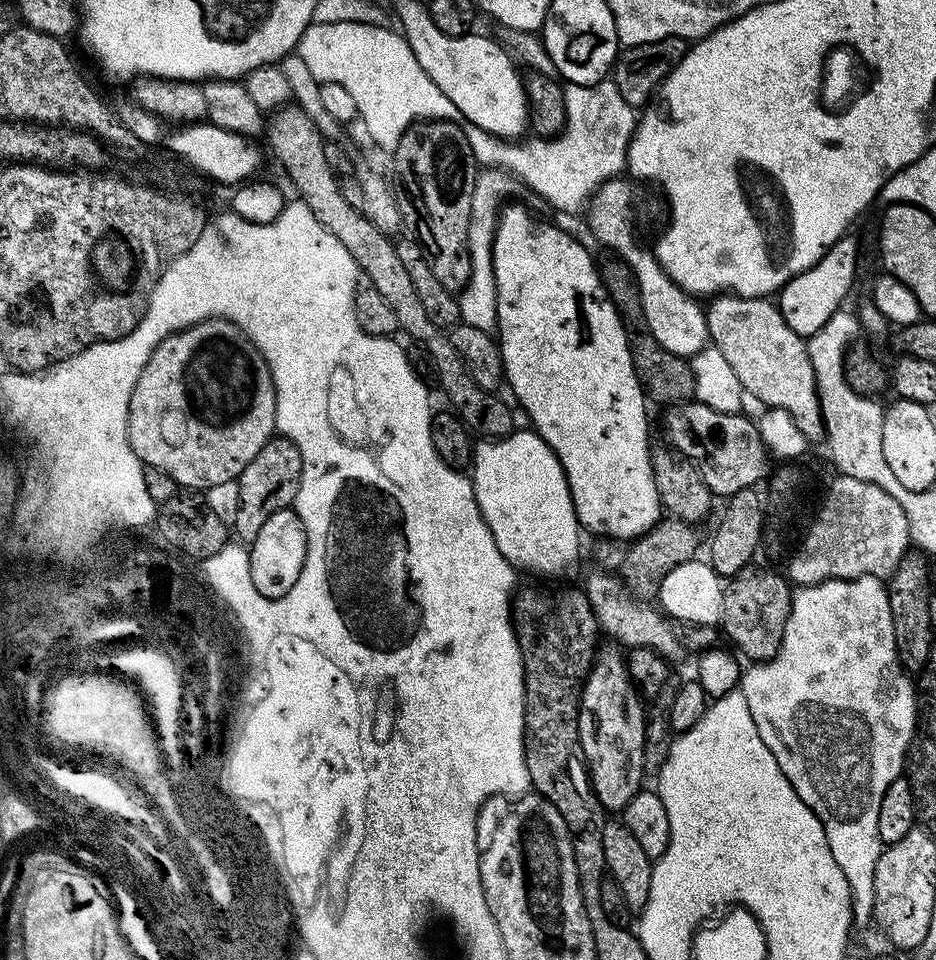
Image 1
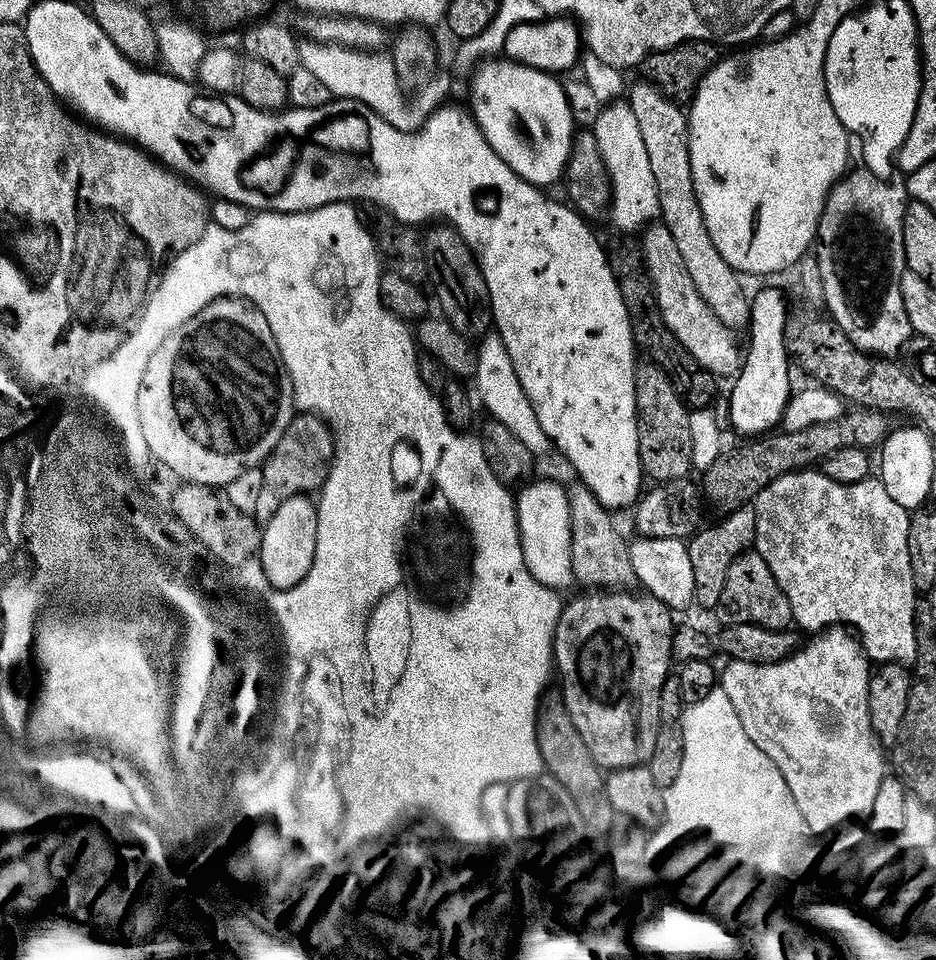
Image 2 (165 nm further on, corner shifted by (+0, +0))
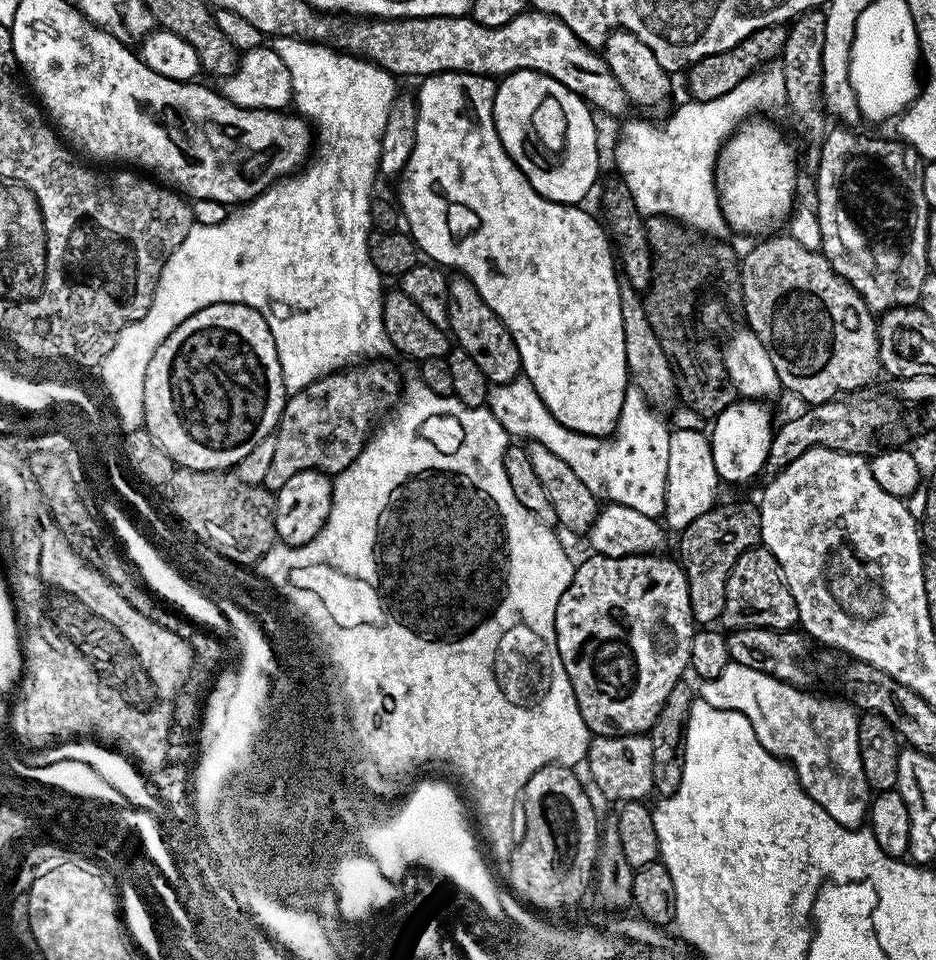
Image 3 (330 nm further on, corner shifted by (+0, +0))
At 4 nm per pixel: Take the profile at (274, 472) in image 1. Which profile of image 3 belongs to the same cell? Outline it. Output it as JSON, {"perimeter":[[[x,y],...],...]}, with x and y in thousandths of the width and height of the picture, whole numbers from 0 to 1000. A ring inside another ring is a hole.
{"perimeter":[[[399,373],[377,379],[351,392],[341,392],[322,408],[311,409],[303,418],[303,430],[295,443],[293,478],[288,480],[282,507],[294,515],[314,494],[323,494],[323,490],[351,494],[370,490],[389,468],[395,448],[403,445],[402,433],[413,434],[425,420],[429,408],[427,388],[417,376]]]}

